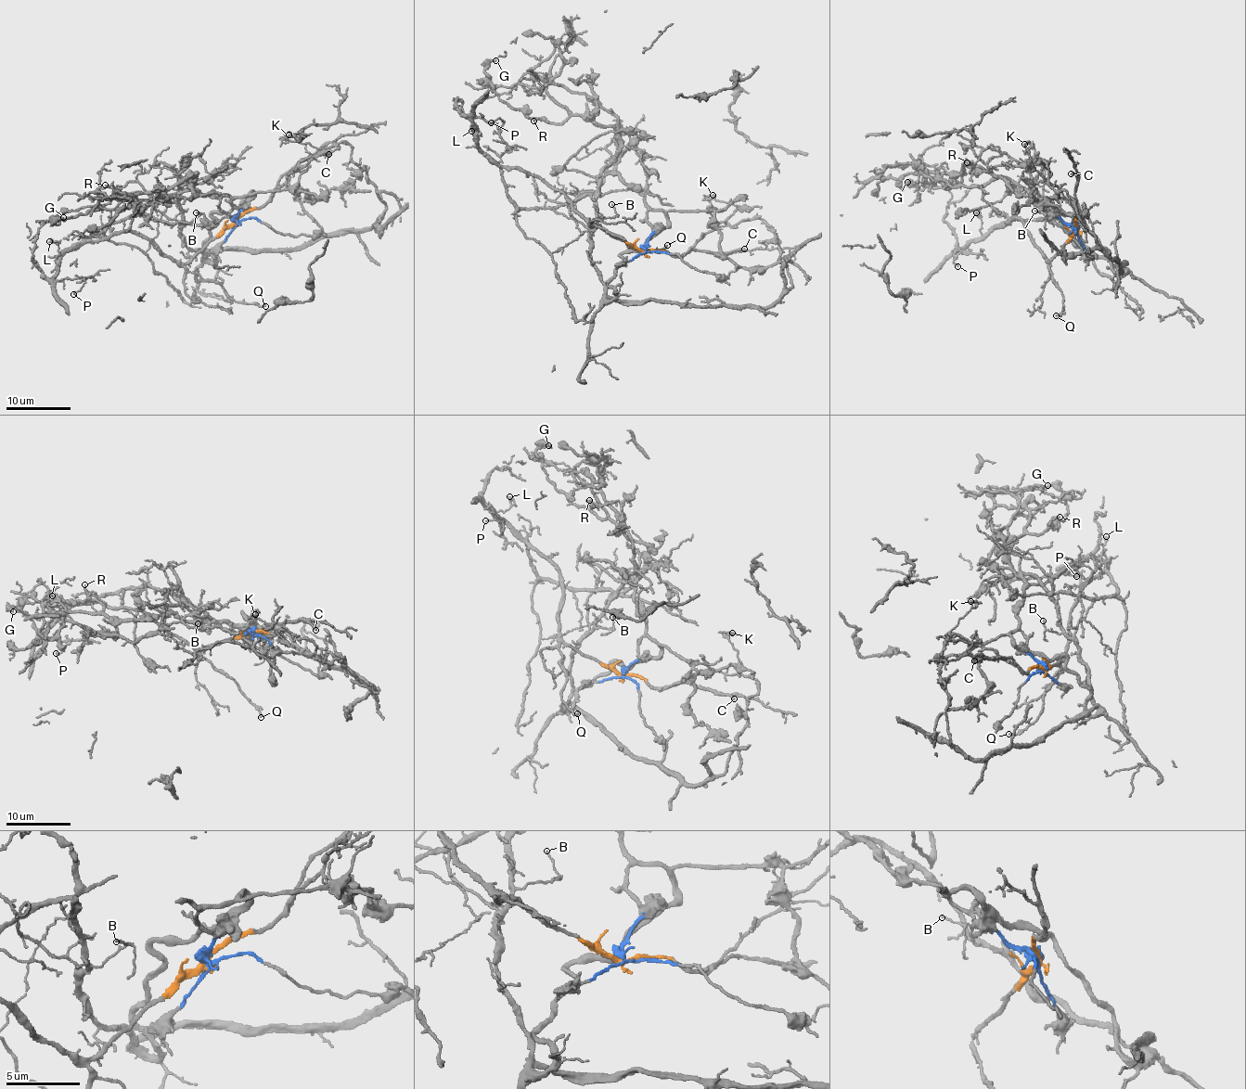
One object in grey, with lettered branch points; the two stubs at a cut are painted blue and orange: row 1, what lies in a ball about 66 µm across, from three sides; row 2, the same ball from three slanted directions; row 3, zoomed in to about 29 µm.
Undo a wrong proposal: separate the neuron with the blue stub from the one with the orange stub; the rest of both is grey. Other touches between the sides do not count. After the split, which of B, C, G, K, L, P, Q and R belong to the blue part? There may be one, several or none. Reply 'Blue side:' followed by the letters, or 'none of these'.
Blue side: B, G, R

